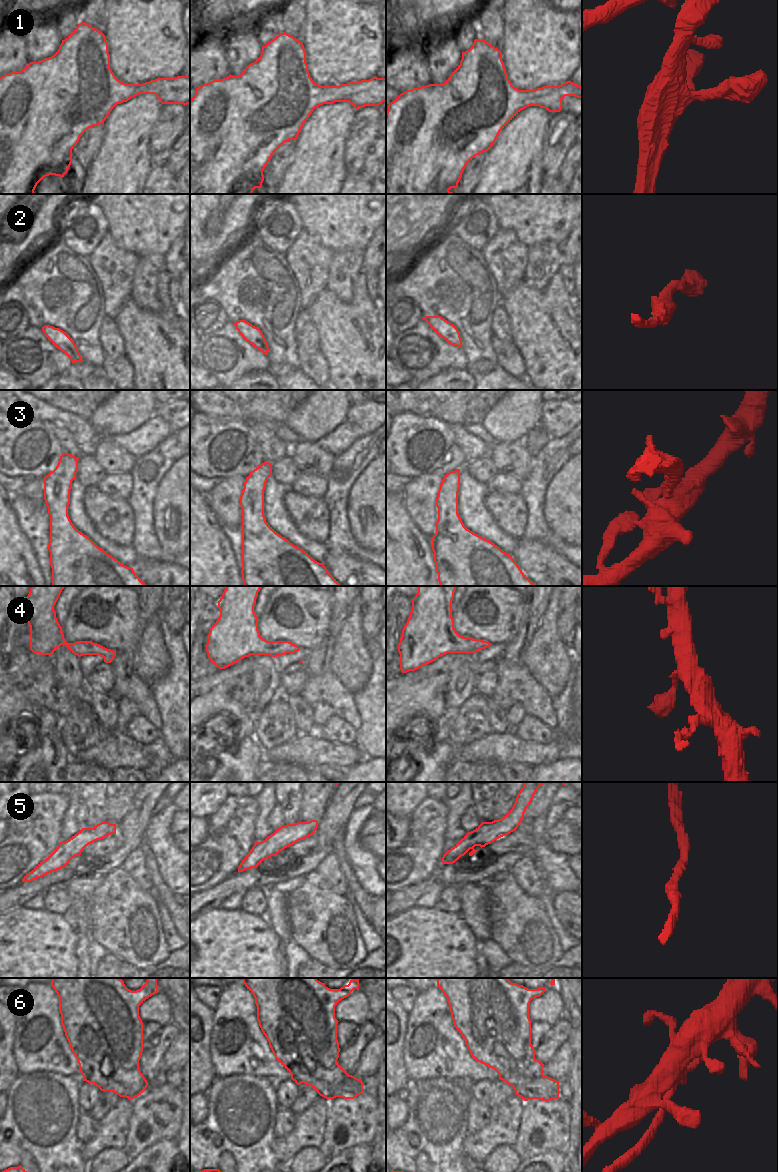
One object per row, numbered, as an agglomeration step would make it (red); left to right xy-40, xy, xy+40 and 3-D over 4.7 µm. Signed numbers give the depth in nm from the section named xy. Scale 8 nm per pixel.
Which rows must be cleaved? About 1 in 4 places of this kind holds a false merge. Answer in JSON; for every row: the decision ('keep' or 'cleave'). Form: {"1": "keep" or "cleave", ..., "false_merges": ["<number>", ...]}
{"1": "keep", "2": "keep", "3": "cleave", "4": "keep", "5": "keep", "6": "cleave", "false_merges": ["3", "6"]}

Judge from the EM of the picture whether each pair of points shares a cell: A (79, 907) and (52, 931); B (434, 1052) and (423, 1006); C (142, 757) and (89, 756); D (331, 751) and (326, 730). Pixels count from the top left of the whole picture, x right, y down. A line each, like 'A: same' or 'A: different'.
A: different
B: same
C: same
D: different

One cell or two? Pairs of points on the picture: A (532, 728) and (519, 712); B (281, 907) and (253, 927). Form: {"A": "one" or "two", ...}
{"A": "two", "B": "two"}

